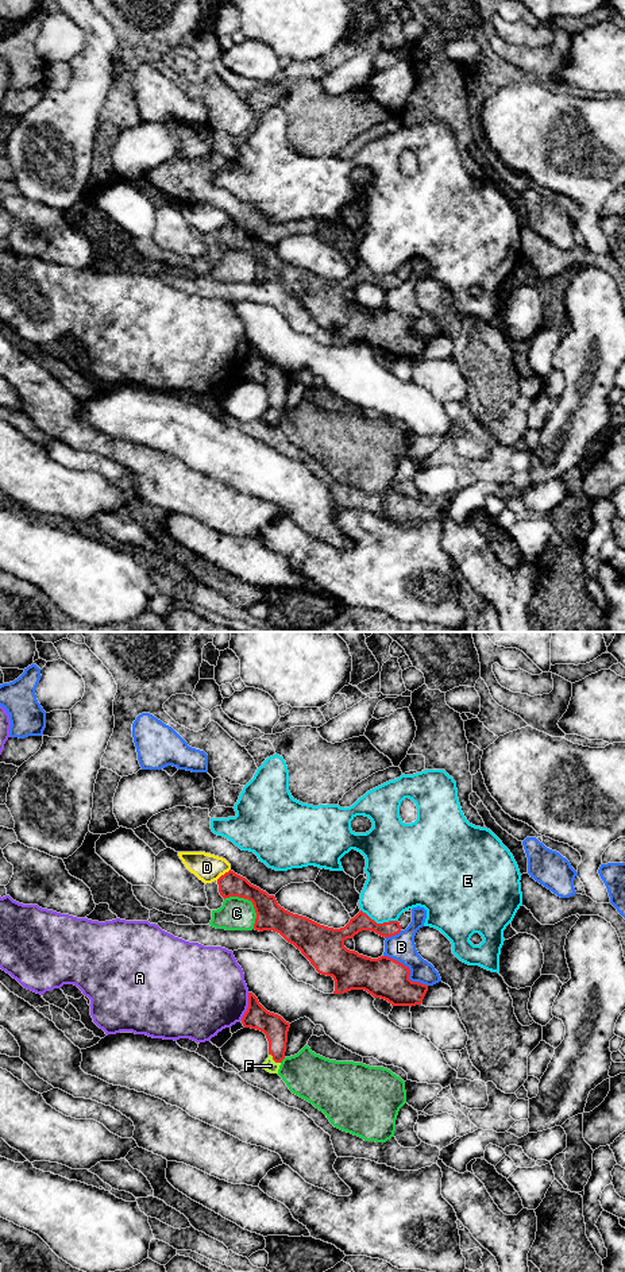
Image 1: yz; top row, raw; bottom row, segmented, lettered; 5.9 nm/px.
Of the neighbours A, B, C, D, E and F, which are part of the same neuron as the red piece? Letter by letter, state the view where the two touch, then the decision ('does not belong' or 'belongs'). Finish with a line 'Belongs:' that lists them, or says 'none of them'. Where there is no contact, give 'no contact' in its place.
A: yz | does not belong
B: yz | does not belong
C: yz | does not belong
D: yz | does not belong
E: yz | does not belong
F: yz | belongs
Belongs: F

